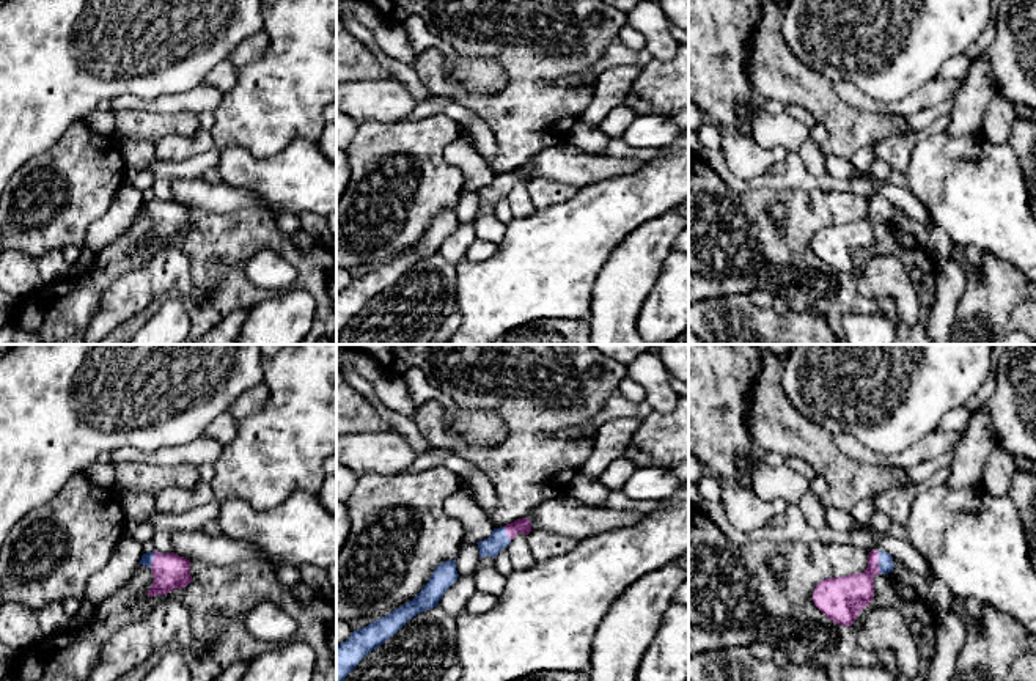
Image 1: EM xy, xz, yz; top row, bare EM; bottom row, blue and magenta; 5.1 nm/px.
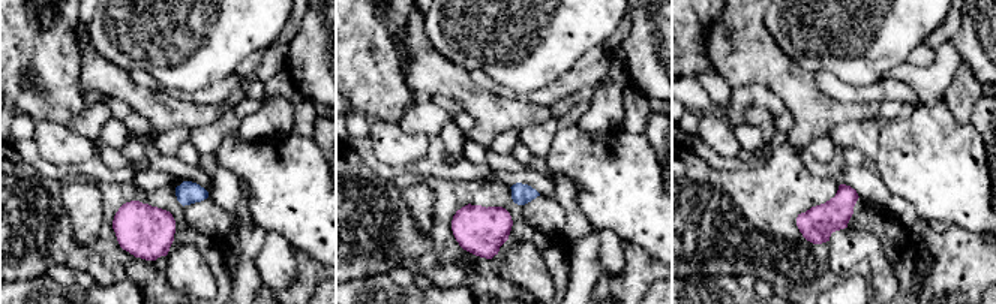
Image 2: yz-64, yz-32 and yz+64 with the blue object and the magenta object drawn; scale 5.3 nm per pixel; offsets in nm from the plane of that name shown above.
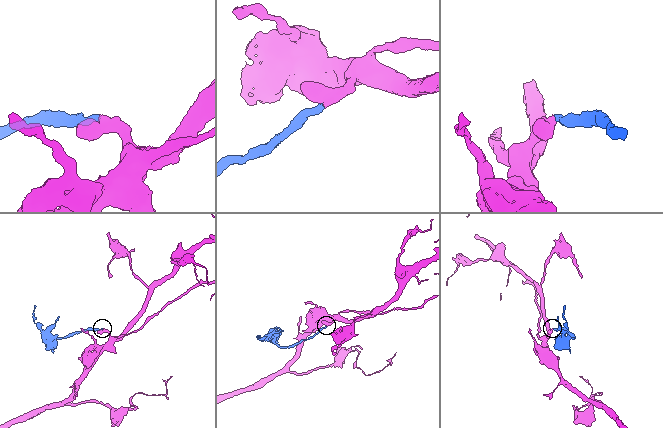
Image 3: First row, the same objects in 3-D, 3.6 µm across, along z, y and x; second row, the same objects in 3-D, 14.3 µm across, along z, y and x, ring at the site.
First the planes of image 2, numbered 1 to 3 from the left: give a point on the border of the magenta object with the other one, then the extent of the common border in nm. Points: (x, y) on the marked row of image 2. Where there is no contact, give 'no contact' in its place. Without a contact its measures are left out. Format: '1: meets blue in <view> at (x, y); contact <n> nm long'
1: no contact
2: no contact
3: no contact

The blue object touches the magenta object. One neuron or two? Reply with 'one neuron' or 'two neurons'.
one neuron

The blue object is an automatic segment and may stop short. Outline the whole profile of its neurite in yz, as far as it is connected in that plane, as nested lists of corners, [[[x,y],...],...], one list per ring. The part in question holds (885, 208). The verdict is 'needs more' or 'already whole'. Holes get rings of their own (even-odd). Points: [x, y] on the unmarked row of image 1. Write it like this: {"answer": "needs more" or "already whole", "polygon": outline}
{"answer": "needs more", "polygon": [[[871,198],[863,220],[821,228],[813,239],[813,250],[833,271],[852,274],[857,263],[873,248],[874,225],[891,220],[893,214],[888,200]]]}

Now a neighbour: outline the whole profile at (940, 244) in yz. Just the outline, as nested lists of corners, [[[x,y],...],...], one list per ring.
[[[926,209],[929,219],[932,220],[932,230],[929,233],[928,250],[934,255],[935,263],[942,263],[950,258],[954,242],[953,239],[939,226],[934,215]]]

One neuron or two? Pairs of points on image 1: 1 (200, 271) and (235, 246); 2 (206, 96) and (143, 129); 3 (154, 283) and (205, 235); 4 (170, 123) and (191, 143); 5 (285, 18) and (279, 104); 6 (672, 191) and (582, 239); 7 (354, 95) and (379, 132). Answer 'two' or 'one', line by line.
1: one
2: two
3: two
4: two
5: one
6: one
7: two

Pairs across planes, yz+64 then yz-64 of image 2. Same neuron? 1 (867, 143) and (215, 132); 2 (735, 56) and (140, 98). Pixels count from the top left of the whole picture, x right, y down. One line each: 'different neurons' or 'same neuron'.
1: same neuron
2: same neuron

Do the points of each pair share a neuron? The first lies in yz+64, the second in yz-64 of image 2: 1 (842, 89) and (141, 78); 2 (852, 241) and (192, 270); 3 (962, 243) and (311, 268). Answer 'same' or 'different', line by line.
1: same
2: same
3: same

